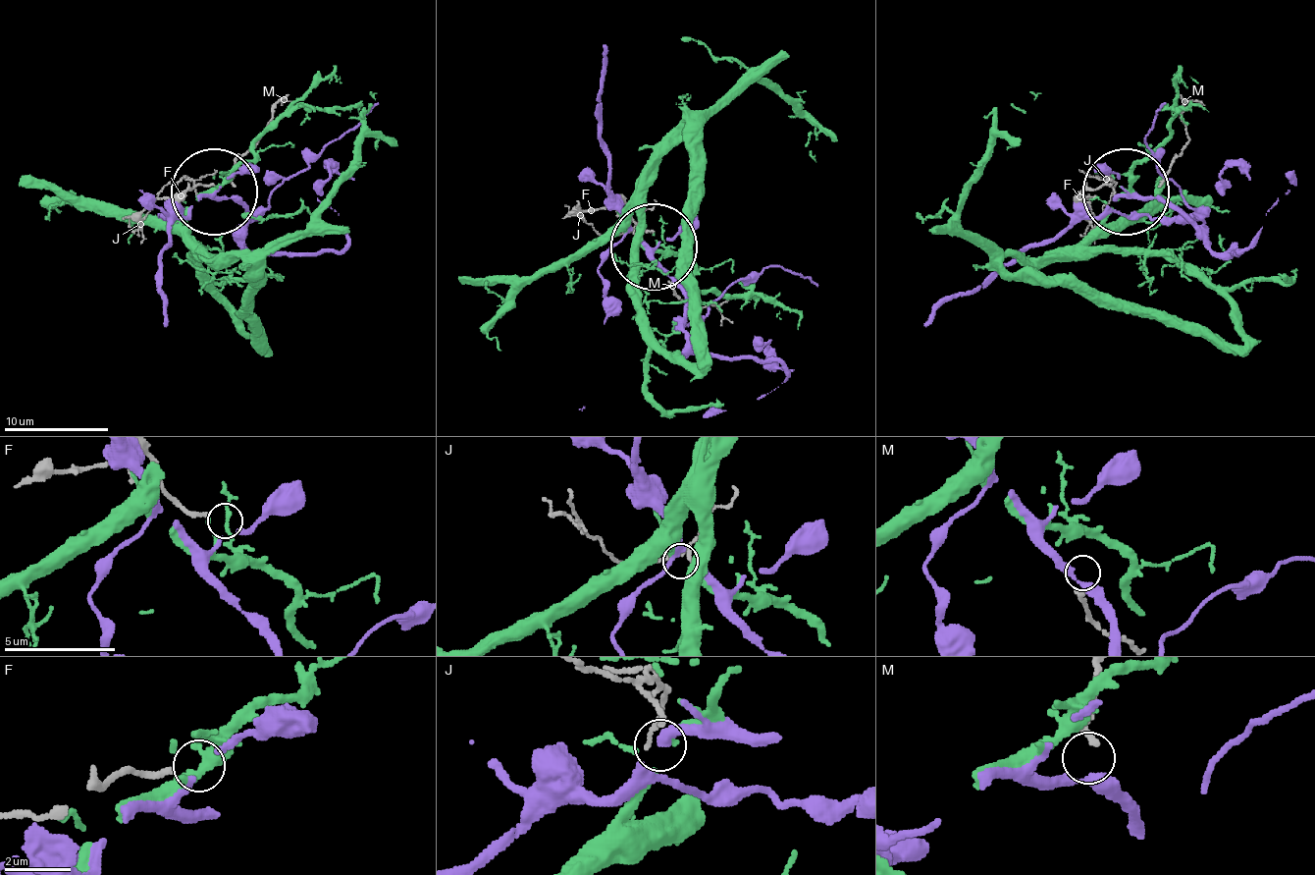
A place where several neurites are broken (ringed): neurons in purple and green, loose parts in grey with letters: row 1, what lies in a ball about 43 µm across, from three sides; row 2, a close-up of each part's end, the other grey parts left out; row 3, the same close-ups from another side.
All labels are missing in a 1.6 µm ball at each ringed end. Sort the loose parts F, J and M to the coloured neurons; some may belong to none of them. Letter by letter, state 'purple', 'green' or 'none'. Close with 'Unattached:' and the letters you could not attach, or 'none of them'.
F: none
J: green
M: none
Unattached: F, M

